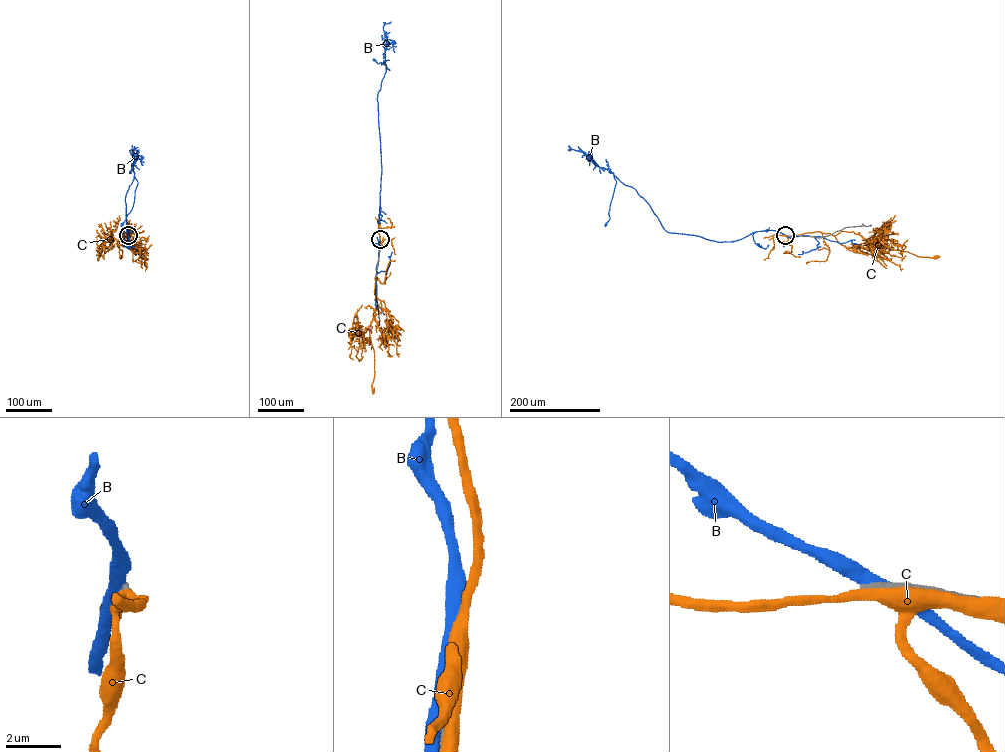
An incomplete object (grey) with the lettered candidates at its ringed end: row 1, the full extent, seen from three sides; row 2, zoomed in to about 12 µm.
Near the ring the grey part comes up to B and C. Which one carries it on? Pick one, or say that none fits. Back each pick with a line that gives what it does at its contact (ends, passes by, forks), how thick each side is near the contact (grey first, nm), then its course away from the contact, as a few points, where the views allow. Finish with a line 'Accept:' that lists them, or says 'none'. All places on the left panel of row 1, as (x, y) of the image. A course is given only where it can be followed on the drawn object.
Accept: none

